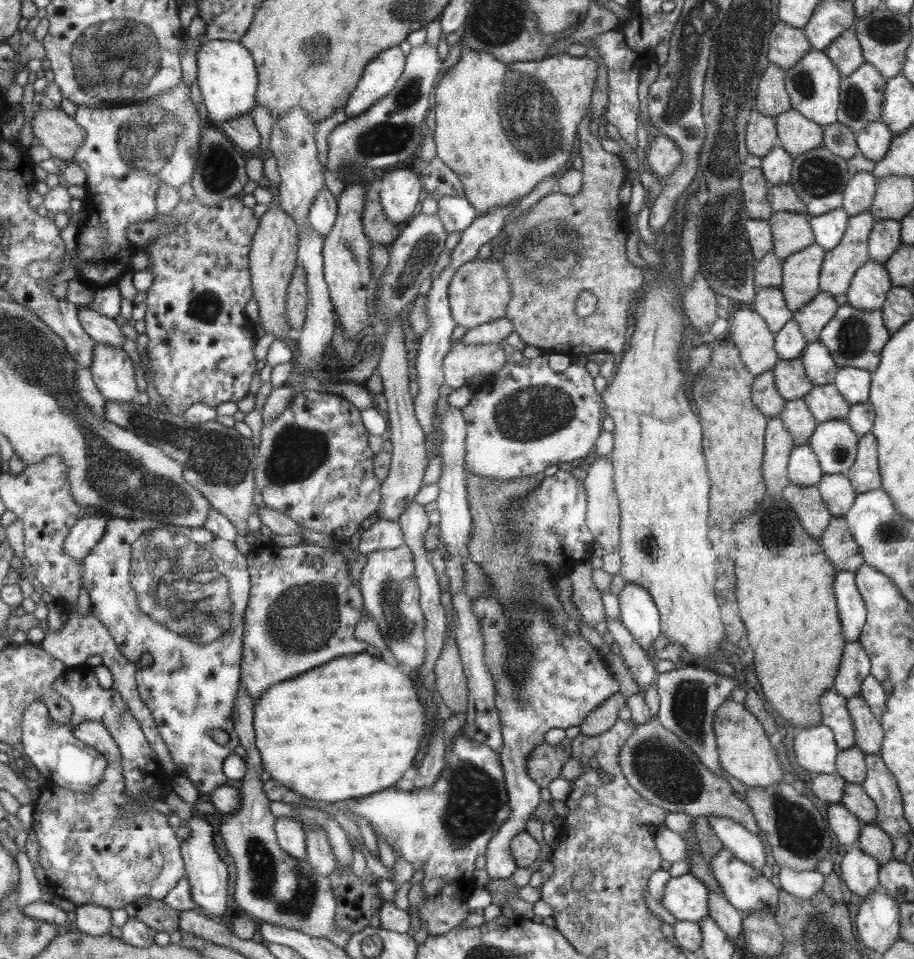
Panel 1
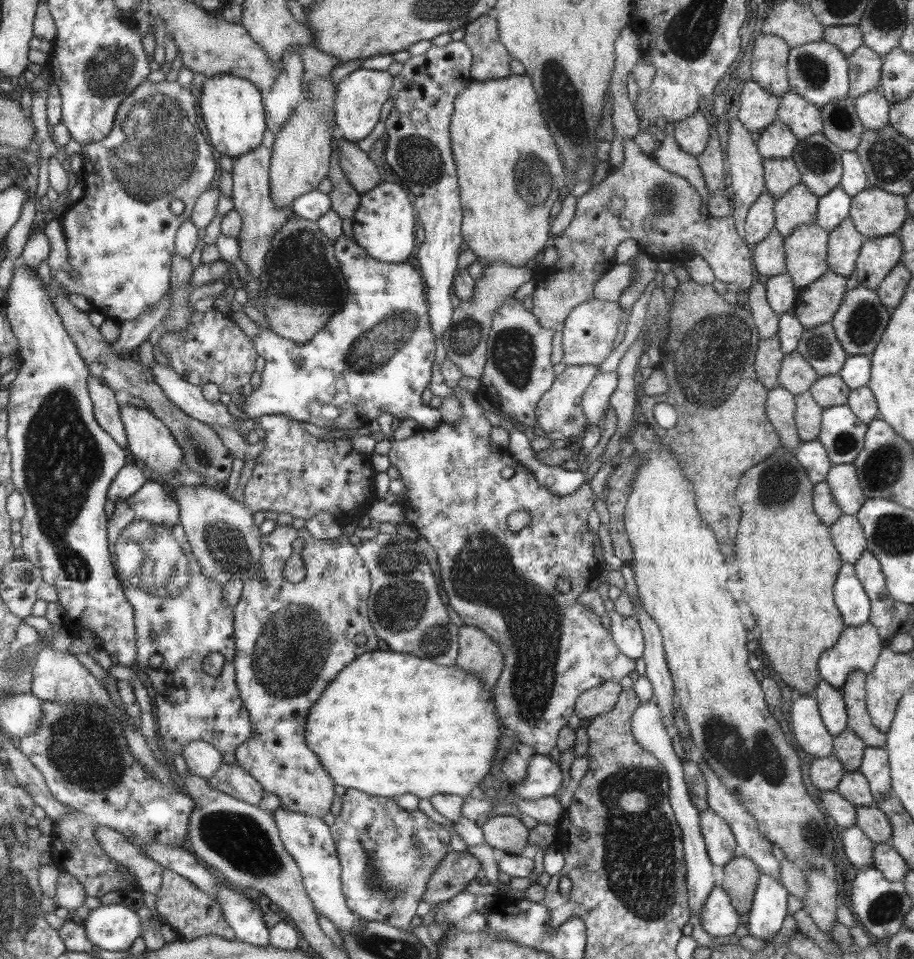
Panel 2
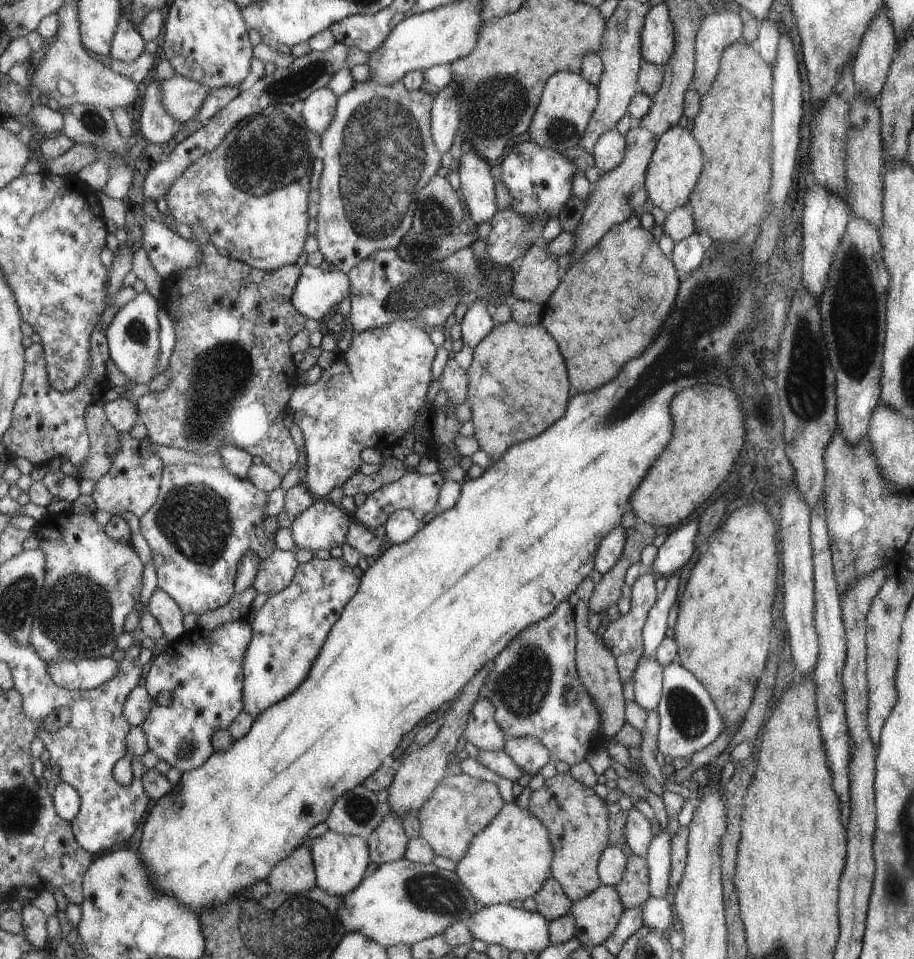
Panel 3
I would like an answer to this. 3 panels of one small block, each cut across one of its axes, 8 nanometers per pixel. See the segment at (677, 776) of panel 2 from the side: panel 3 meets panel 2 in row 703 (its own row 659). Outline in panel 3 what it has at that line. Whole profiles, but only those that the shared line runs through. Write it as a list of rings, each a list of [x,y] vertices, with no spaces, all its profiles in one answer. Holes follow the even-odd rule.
[[[654,656],[642,657],[634,680],[634,701],[643,710],[654,710],[659,706],[663,692],[663,667]]]

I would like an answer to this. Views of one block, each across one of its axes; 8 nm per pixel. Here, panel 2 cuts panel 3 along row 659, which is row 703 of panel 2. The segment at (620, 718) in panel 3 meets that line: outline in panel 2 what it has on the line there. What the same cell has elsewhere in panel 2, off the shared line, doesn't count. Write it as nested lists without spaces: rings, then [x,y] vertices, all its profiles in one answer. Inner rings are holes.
[[[606,681],[596,688],[586,690],[576,699],[575,713],[580,719],[592,720],[612,710],[622,691],[622,686],[616,681]]]

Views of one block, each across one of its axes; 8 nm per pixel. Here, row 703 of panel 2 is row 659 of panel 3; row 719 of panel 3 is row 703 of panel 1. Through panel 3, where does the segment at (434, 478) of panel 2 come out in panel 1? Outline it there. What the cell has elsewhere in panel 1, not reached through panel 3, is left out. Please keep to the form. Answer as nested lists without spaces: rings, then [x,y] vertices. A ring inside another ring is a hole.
[[[495,588],[489,594],[483,593],[480,597],[473,598],[472,606],[474,606],[474,614],[478,616],[478,624],[480,624],[484,642],[486,642],[484,660],[486,660],[486,666],[492,674],[494,688],[496,688],[495,706],[502,724],[504,742],[499,756],[502,768],[505,769],[505,783],[510,805],[510,816],[489,841],[485,854],[485,869],[490,878],[509,879],[518,869],[510,843],[513,842],[514,836],[526,830],[526,823],[532,821],[532,812],[541,802],[541,785],[530,778],[526,770],[526,762],[528,762],[526,758],[530,755],[530,750],[544,743],[544,734],[550,728],[566,729],[570,726],[580,726],[594,708],[601,706],[612,694],[618,693],[618,682],[604,668],[604,660],[600,658],[600,654],[596,654],[596,649],[590,645],[588,640],[581,635],[566,635],[562,629],[554,627],[546,607],[538,605],[532,599],[516,599],[512,603],[504,603],[500,601],[498,590]]]

